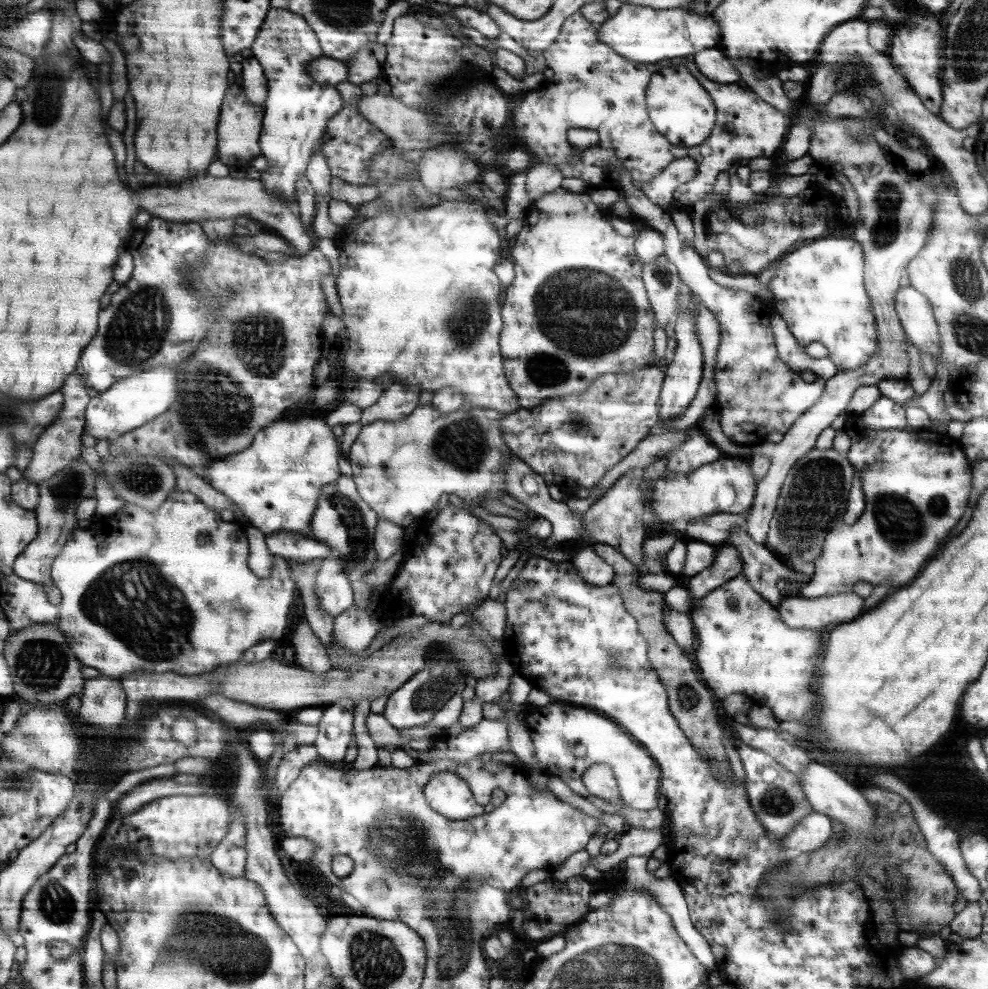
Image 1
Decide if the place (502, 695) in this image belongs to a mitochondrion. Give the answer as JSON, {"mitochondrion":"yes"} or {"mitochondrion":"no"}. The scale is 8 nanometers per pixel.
{"mitochondrion":"no"}

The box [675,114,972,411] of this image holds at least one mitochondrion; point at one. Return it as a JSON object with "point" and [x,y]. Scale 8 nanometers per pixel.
{"point":[889,235]}

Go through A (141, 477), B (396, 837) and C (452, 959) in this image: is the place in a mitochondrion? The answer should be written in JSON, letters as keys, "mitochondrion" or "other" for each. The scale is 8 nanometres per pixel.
{"A":"mitochondrion","B":"mitochondrion","C":"mitochondrion"}

